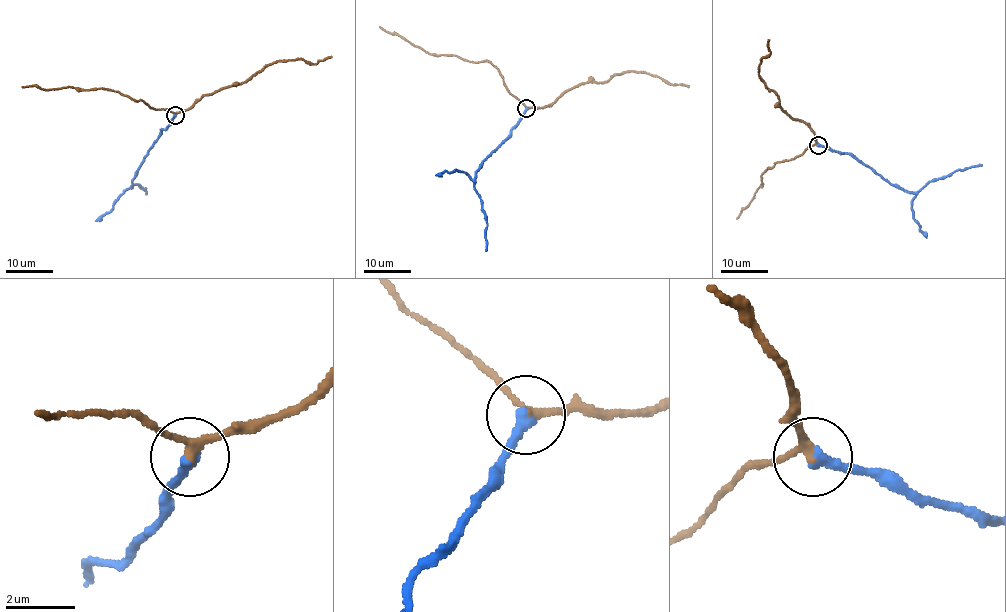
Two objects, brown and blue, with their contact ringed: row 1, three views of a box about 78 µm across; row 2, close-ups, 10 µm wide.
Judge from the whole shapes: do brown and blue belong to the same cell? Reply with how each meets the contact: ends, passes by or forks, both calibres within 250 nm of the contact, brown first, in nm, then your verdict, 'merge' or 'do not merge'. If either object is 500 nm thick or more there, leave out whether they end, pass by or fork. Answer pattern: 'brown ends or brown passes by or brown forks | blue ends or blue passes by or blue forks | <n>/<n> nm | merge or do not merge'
brown passes by | blue ends | 240/280 nm | merge

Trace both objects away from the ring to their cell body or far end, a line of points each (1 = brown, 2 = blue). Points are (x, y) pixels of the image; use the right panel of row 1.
1: (817, 145), (808, 146), (790, 160), (767, 168), (762, 173), (762, 187), (736, 219)
2: (817, 145), (851, 153), (889, 183), (910, 192), (917, 192), (929, 181), (982, 165)

